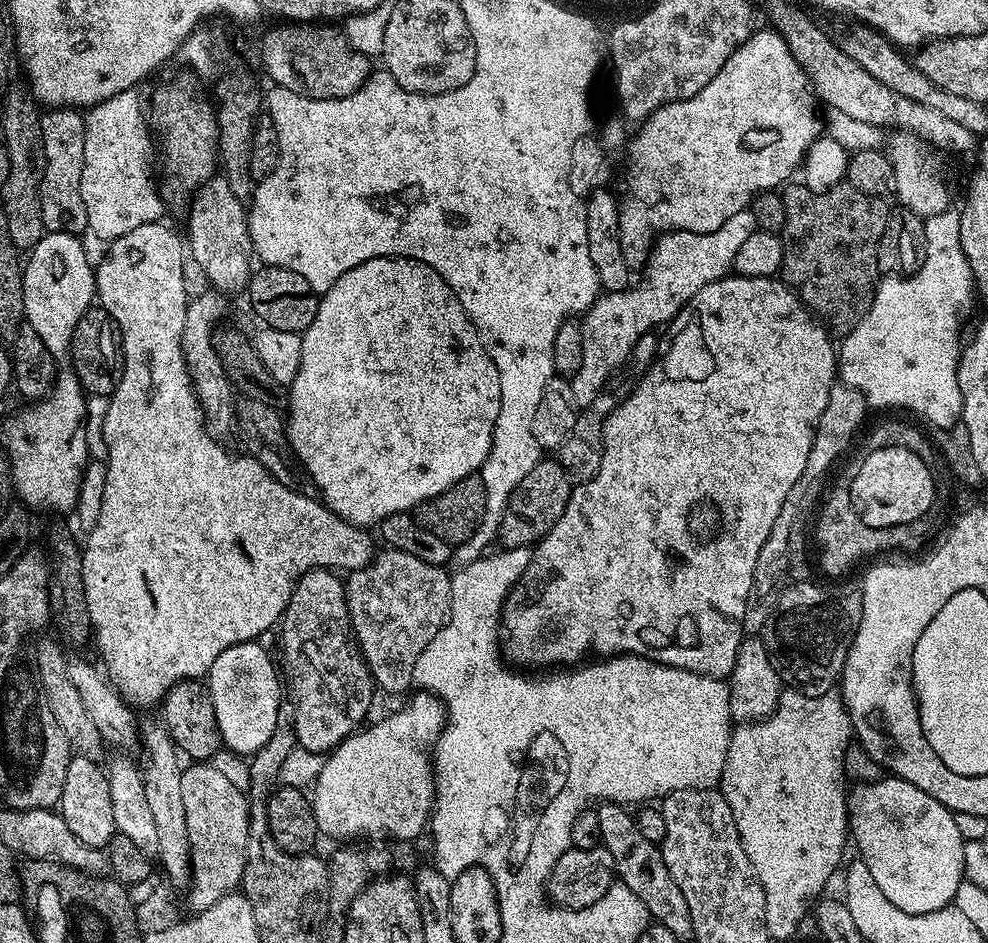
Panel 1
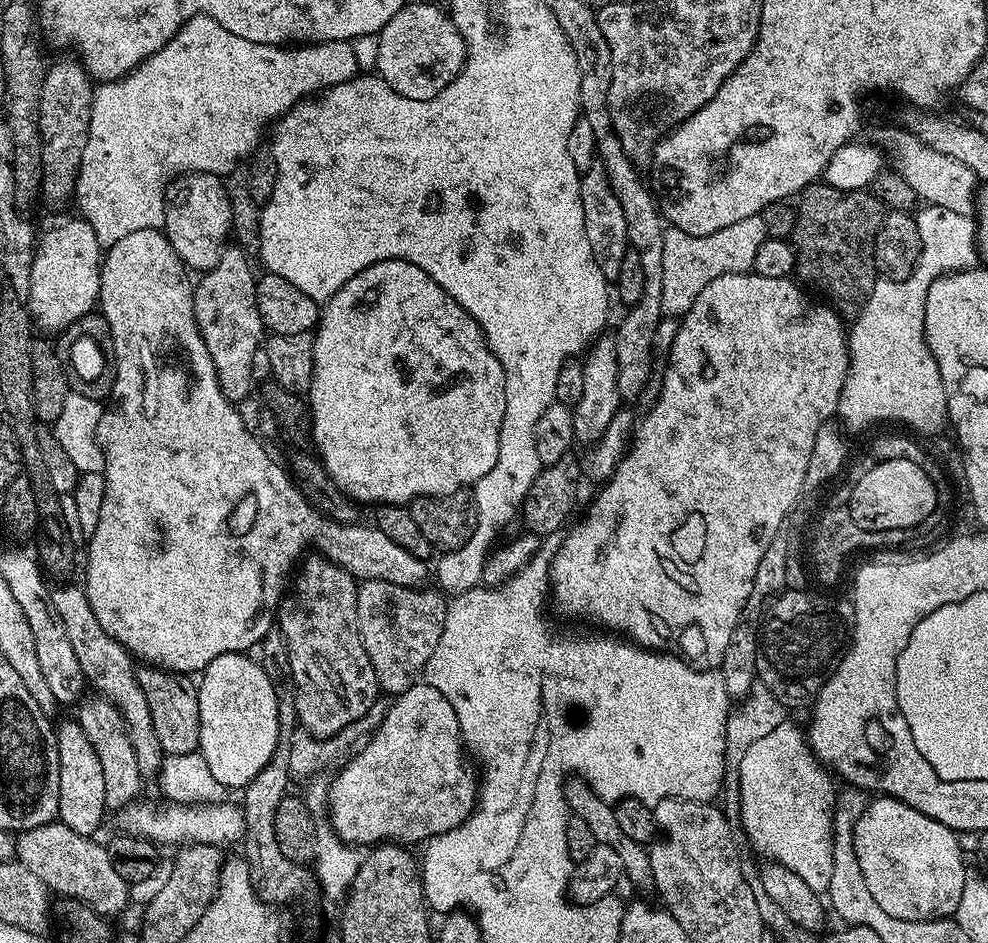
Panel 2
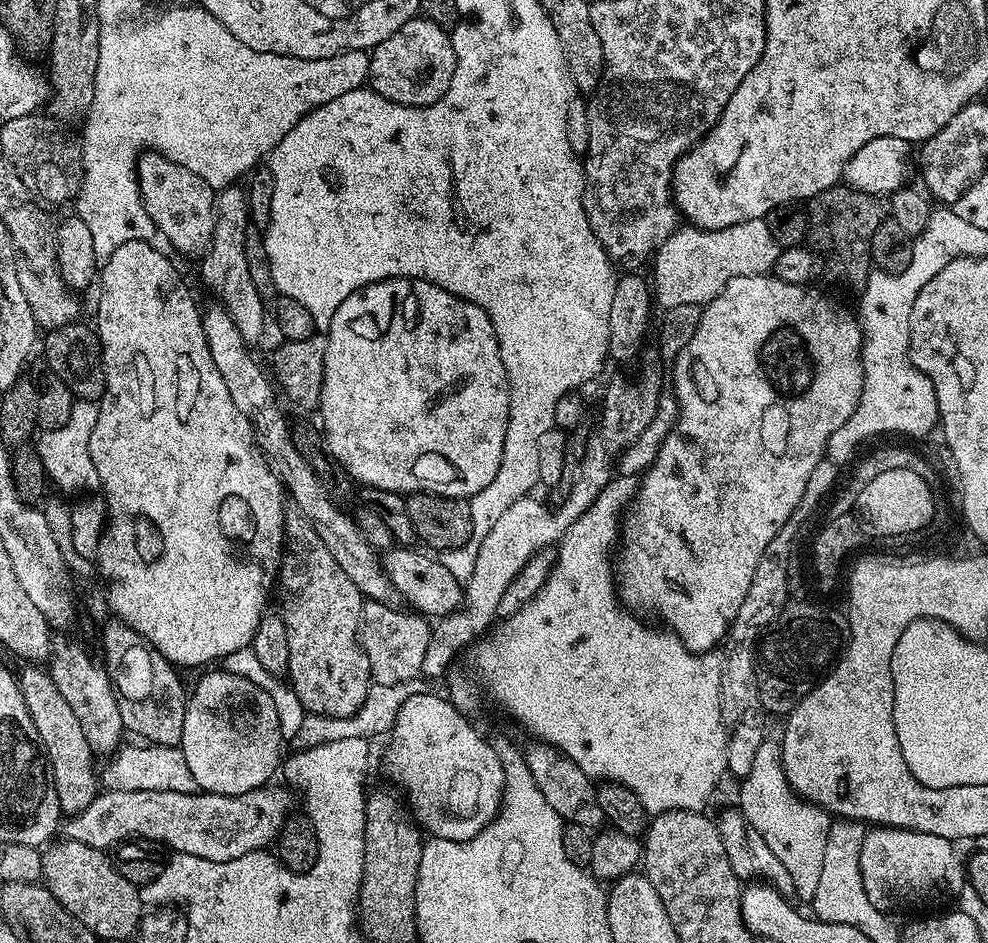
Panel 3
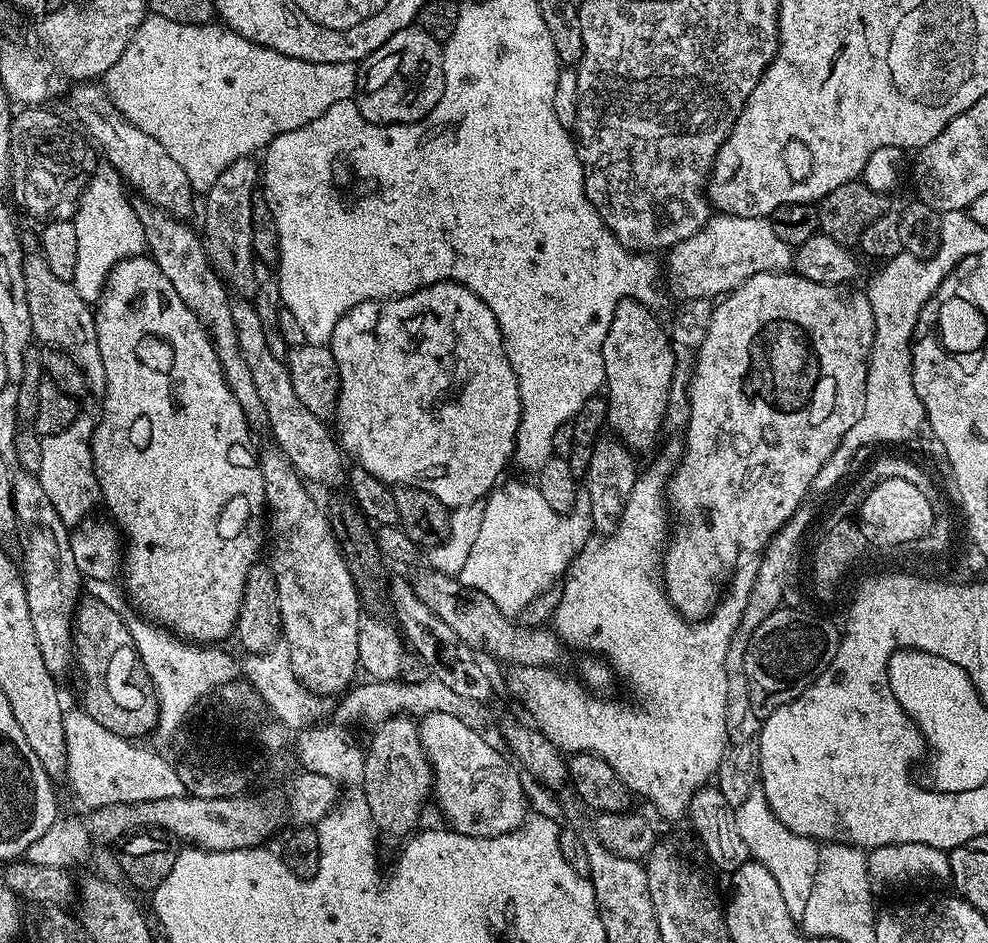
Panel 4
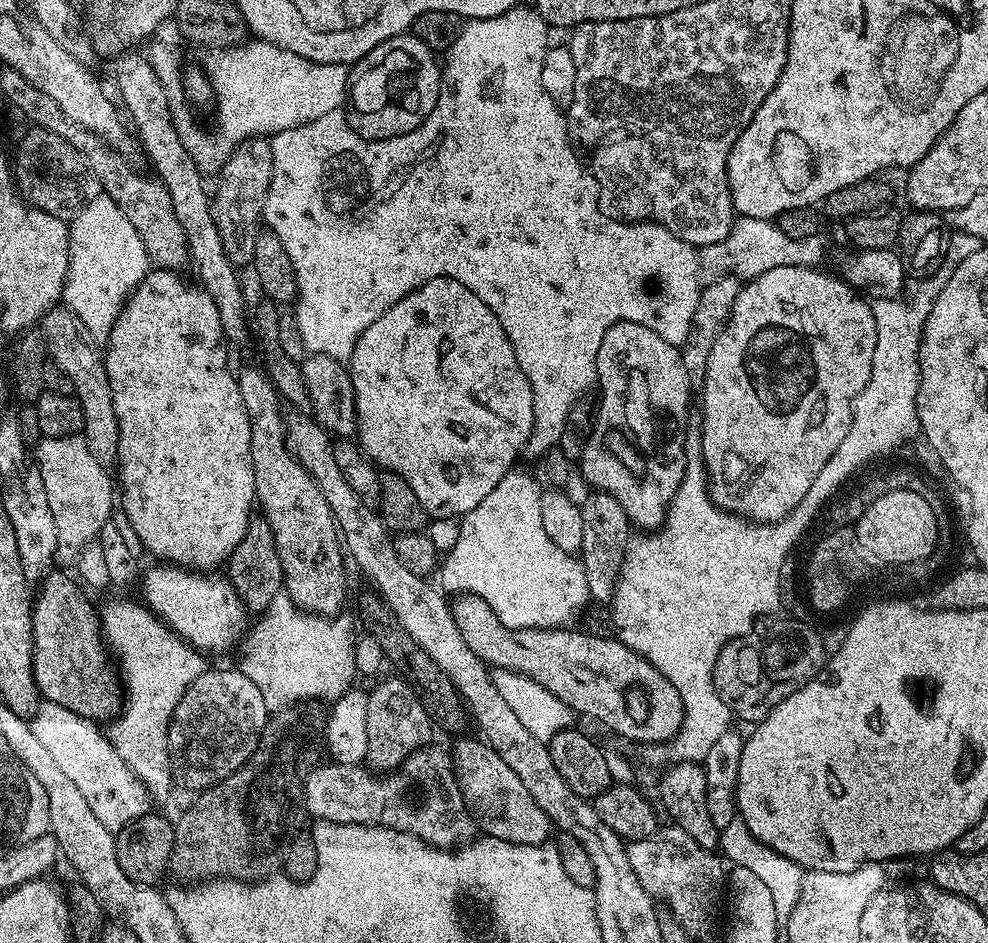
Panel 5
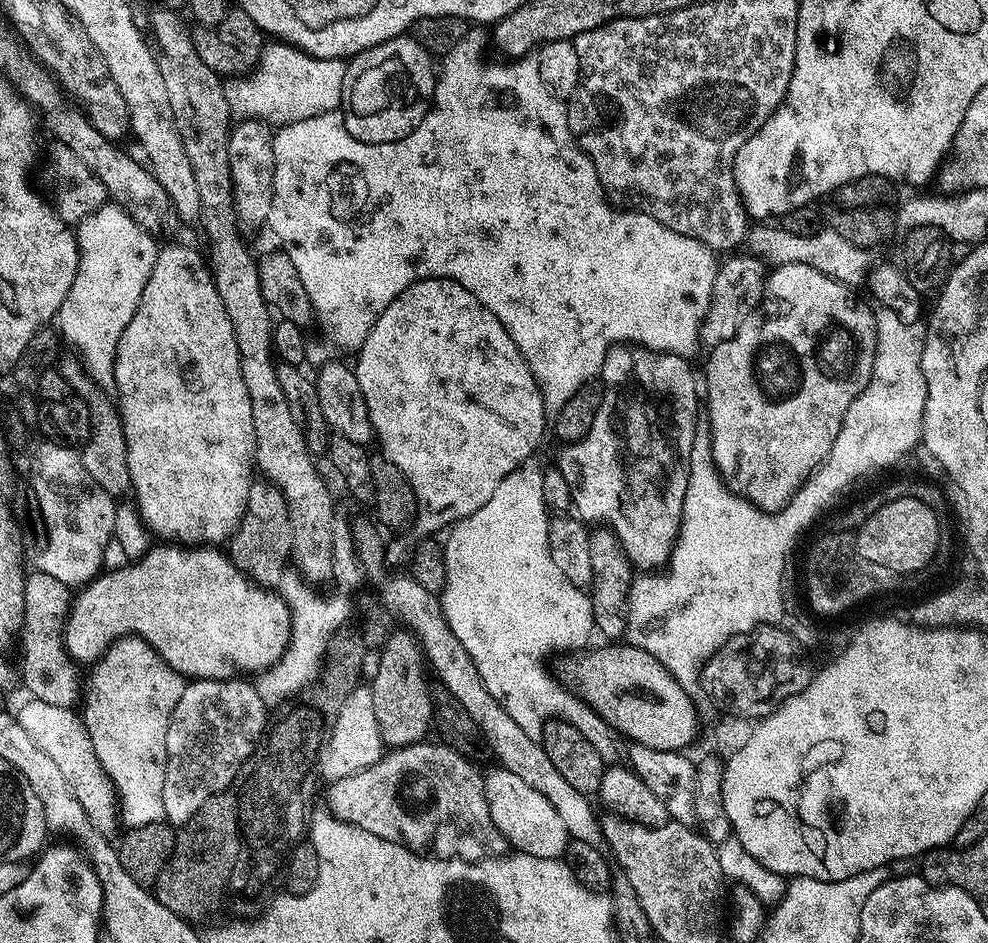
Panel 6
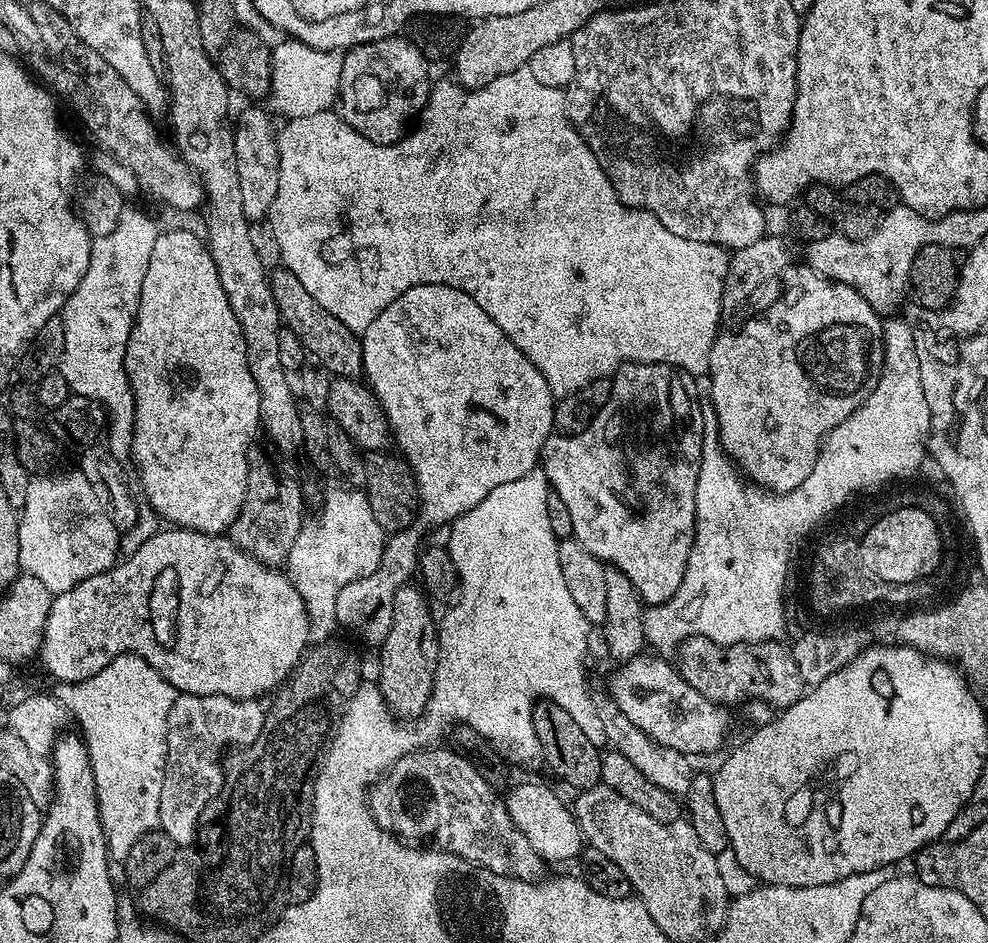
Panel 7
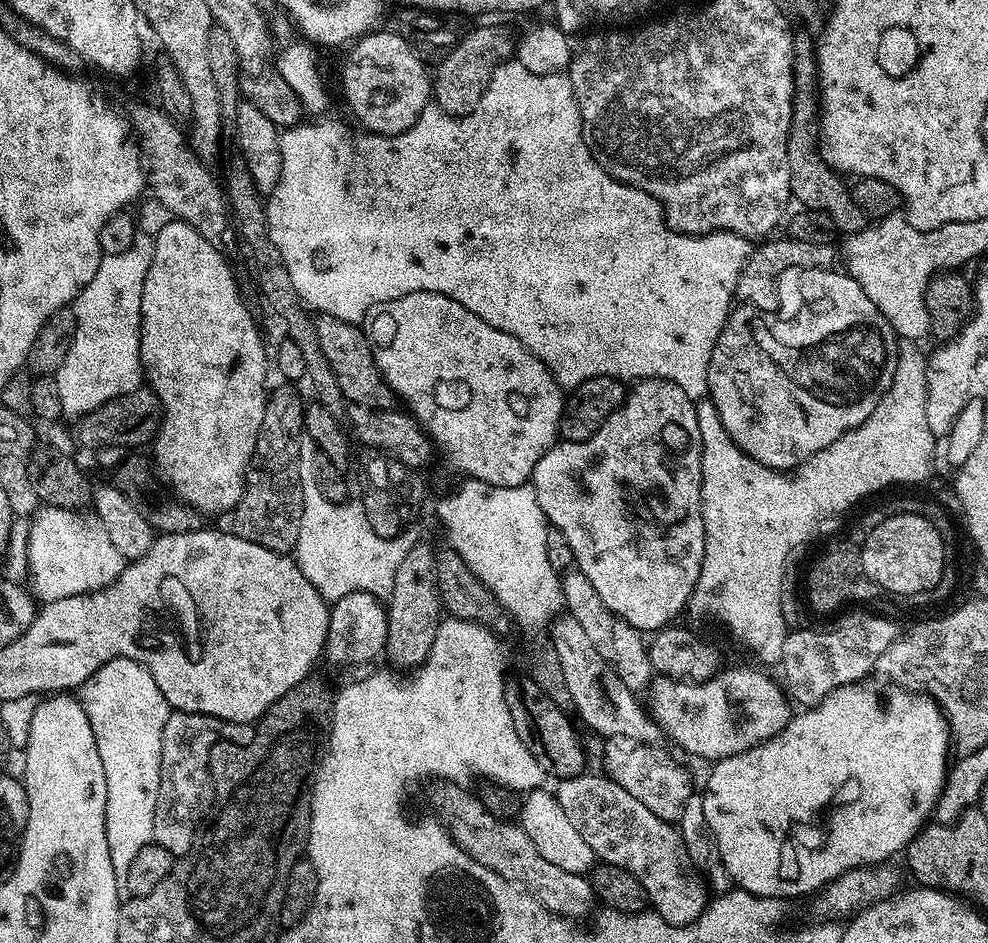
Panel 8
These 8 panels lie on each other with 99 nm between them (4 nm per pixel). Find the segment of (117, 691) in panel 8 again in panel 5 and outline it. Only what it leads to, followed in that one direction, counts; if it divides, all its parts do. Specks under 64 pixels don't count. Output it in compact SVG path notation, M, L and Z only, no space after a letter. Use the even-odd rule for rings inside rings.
M140 602L112 604L105 612L103 609L102 632L111 651L113 648L120 659L118 672L124 675L123 691L124 688L128 691L118 715L107 725L108 741L149 793L155 797L164 796L172 784L172 776L174 780L168 750L168 725L172 723L174 710L186 690L206 671L205 657L184 643Z

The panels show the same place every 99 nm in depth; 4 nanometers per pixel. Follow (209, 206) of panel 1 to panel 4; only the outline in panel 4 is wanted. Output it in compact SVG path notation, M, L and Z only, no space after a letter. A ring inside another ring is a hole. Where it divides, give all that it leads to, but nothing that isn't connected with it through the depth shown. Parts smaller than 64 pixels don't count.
M80 82L73 87L76 89L72 92L72 112L80 119L81 126L85 128L83 131L93 141L96 139L100 143L100 148L108 159L105 161L120 173L129 189L137 188L143 199L174 217L188 218L192 212L194 193L190 178L186 178L184 165L174 162L172 153L166 150L166 146L162 146L162 142L150 138L146 130L138 130L138 126L131 124L116 109L107 91L98 85L96 82Z

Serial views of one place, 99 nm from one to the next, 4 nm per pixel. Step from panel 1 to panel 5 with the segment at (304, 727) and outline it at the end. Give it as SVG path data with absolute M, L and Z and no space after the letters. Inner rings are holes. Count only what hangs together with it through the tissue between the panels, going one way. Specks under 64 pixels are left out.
M260 366L239 369L236 381L242 394L242 406L246 406L246 418L250 422L250 454L254 466L256 498L259 509L261 507L264 510L263 519L268 521L274 534L274 544L278 546L278 558L282 562L284 575L283 591L288 593L292 603L299 609L309 613L333 614L343 606L344 595L348 592L348 584L344 581L346 556L338 535L336 515L330 510L330 502L326 502L322 490L318 490L318 482L294 459L286 446L286 416L280 413L282 399L270 382L268 373Z

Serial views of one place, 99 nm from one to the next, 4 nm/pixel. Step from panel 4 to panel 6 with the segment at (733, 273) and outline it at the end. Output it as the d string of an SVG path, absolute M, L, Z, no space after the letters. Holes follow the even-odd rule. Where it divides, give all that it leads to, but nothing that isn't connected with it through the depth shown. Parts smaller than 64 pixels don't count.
M760 222L749 231L746 244L747 247L752 247L749 248L751 255L769 265L801 264L802 266L814 266L814 270L834 278L839 284L849 286L863 285L874 267L874 256L871 251L846 242L846 238L842 238L842 234L831 230L822 230L818 234L809 234L806 238L798 238L798 234L790 234L790 230L781 228L775 223Z

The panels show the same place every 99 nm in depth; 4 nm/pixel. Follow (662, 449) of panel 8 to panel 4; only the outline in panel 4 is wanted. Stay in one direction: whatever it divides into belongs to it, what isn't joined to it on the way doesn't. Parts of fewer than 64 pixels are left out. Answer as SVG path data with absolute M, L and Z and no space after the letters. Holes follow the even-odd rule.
M625 302L614 308L614 318L608 320L608 329L602 342L602 362L604 363L604 388L608 401L606 424L613 428L620 443L633 453L648 452L656 444L656 435L661 435L666 414L666 398L670 394L670 382L677 379L674 374L674 354L672 341L668 338L668 328L660 325L658 317L647 304Z

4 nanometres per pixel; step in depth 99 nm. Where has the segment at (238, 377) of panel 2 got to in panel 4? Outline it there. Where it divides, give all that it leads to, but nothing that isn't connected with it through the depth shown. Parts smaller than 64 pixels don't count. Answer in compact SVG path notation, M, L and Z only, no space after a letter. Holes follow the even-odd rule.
M247 156L238 158L238 162L230 162L230 166L226 166L222 174L218 174L218 182L214 182L214 186L210 186L210 190L203 197L202 239L208 260L221 280L240 298L252 298L256 295L254 266L258 261L250 242L250 230L252 229L252 199L258 195L262 168L254 161L252 156Z

